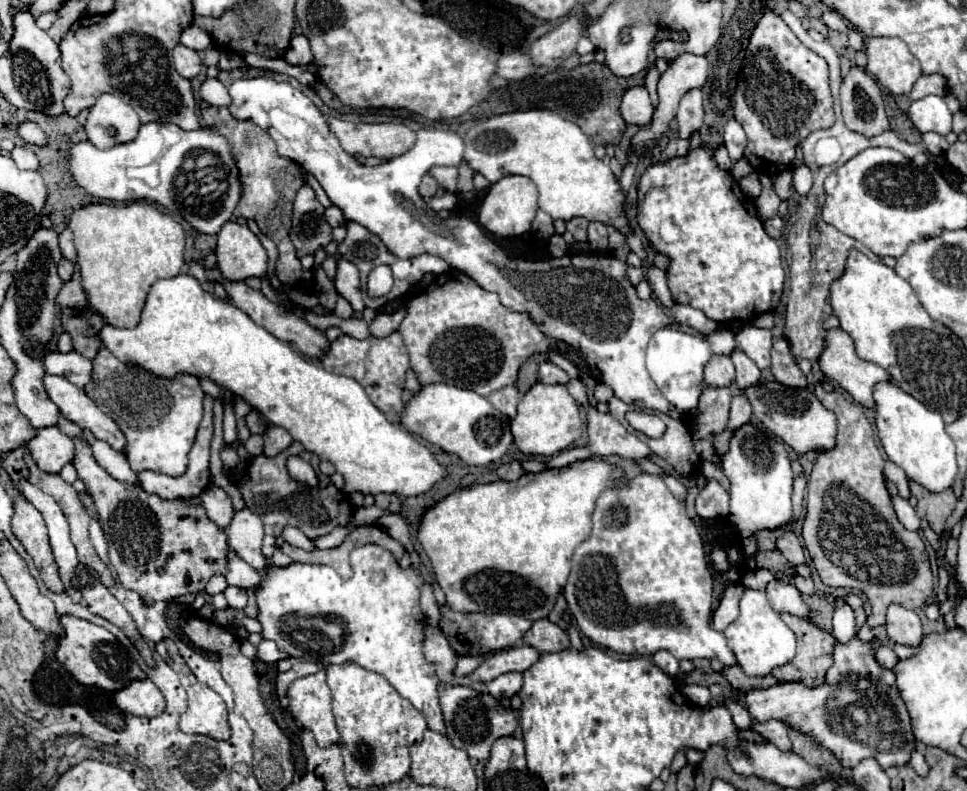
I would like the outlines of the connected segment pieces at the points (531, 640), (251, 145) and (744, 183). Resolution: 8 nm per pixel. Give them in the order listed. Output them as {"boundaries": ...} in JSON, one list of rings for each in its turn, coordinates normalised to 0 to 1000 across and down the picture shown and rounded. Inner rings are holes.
{"boundaries":[[[[565,781],[552,786],[550,794],[542,802],[540,812],[554,819],[556,824],[579,824],[579,822],[589,819],[587,802]]],[[[215,134],[207,139],[207,149],[211,157],[221,157],[230,162],[230,169],[238,177],[240,192],[246,207],[246,215],[250,217],[250,250],[244,263],[244,273],[261,276],[269,293],[283,303],[287,311],[287,331],[285,331],[285,349],[290,357],[296,359],[323,359],[323,344],[314,344],[310,336],[310,329],[304,319],[304,311],[300,308],[298,293],[300,293],[300,273],[302,273],[302,255],[308,243],[308,238],[316,230],[314,215],[310,207],[306,207],[300,200],[294,200],[285,192],[285,182],[279,174],[277,167],[273,167],[269,159],[265,159],[259,152],[244,152],[234,134]]],[[[778,217],[778,220],[771,223],[771,225],[767,225],[763,233],[765,233],[765,238],[767,238],[767,243],[769,243],[771,248],[784,250],[788,235],[786,235],[786,230],[784,230],[784,220],[782,220],[782,217]]]]}

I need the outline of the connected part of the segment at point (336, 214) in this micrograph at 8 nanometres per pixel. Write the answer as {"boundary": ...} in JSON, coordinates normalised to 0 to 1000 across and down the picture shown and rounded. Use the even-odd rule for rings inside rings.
{"boundary":[[[347,260],[337,263],[335,276],[337,276],[337,281],[339,281],[343,288],[345,288],[345,286],[356,286],[356,288],[358,288],[358,283],[360,283],[360,278],[358,278],[358,276],[356,276],[356,271],[354,271],[354,265],[352,265],[352,263],[347,263]]]}

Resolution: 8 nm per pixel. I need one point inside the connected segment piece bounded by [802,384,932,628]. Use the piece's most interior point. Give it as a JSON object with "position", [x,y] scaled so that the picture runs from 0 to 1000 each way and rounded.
{"position":[880,671]}

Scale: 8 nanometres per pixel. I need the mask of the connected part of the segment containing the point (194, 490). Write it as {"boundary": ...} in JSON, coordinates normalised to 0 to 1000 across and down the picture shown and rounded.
{"boundary":[[[213,501],[211,506],[211,531],[205,541],[205,551],[203,551],[203,559],[201,559],[201,566],[196,569],[196,584],[194,584],[194,594],[188,599],[188,602],[170,602],[170,599],[163,599],[163,597],[145,597],[145,614],[155,622],[155,625],[163,625],[165,630],[170,632],[182,632],[182,630],[196,630],[196,627],[207,627],[215,614],[217,614],[217,559],[219,559],[219,503]]]}

